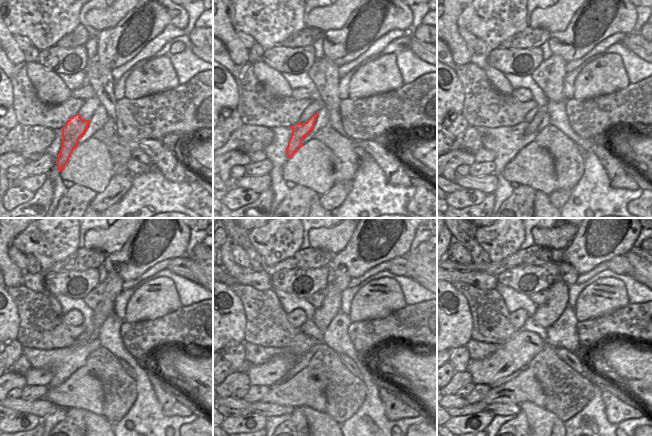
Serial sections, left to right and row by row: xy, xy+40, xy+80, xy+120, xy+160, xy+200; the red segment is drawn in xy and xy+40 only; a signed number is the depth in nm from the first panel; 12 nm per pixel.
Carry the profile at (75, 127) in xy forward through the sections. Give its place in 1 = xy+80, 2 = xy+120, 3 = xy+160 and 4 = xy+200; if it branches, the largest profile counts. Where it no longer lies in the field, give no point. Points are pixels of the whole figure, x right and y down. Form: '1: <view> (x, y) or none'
1: xy+80 (533, 125)
2: xy+120 (98, 318)
3: xy+160 (323, 315)
4: xy+200 (548, 313)

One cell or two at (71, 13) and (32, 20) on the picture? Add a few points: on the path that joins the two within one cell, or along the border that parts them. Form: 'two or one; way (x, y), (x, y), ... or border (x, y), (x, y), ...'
one; way (61, 13), (42, 18)

